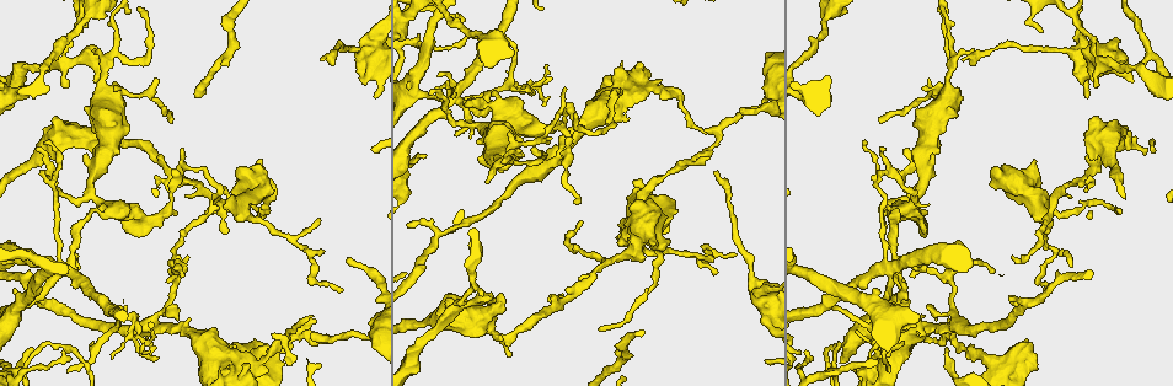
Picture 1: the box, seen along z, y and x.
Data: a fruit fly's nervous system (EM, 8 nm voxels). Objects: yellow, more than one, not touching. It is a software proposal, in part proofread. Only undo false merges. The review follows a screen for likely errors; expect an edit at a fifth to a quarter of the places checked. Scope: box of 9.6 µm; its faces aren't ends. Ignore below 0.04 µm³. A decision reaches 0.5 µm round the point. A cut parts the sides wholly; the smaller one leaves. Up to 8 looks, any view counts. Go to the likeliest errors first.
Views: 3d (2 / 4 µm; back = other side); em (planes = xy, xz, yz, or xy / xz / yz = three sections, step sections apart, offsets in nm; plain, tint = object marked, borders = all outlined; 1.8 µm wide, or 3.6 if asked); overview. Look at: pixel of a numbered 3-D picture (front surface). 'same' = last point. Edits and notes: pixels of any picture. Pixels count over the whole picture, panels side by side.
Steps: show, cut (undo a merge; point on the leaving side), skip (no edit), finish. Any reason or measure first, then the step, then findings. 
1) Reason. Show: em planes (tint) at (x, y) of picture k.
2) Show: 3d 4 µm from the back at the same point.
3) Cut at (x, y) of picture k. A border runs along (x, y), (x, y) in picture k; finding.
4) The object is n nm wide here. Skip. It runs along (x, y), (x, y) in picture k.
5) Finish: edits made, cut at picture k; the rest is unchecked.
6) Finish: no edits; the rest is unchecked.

Closes a loop. Show: 3d 4 µm at (235, 369) of picture 1.

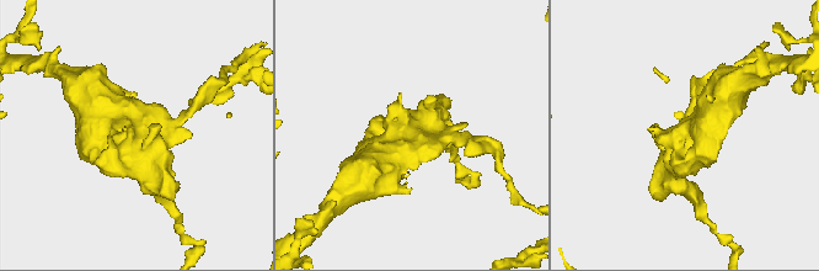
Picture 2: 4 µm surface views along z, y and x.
Show: em planes (plain) at (689, 131) of picture 2.

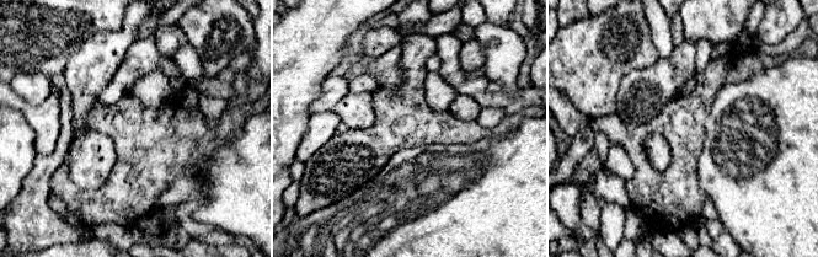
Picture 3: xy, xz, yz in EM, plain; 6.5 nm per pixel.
With the object marked. Show: em planes (tint) at the same point.

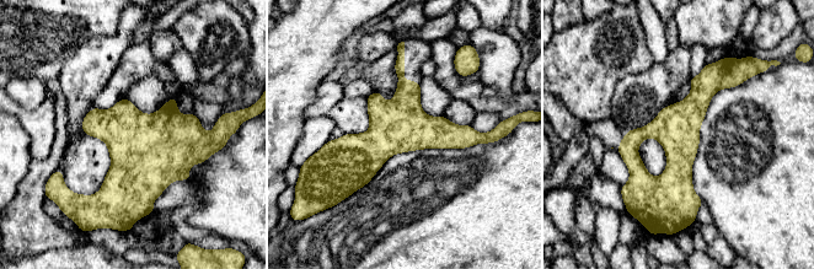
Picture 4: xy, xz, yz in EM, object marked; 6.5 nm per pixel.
The object is 300 nm wide here. Skip. It runs along (478, 139), (332, 146) in picture 4; continuous, no second cell.

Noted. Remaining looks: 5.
Three-way junction. Show: 3d 2 µm from the back at (1125, 145) of picture 1.

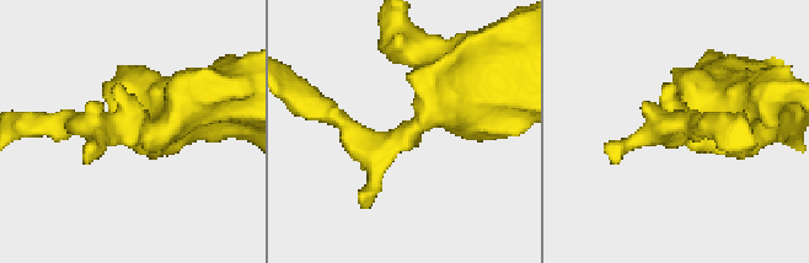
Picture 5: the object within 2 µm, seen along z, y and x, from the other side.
Shape alone is not enough. Show: em planes (borders) at (677, 125) of picture 5.

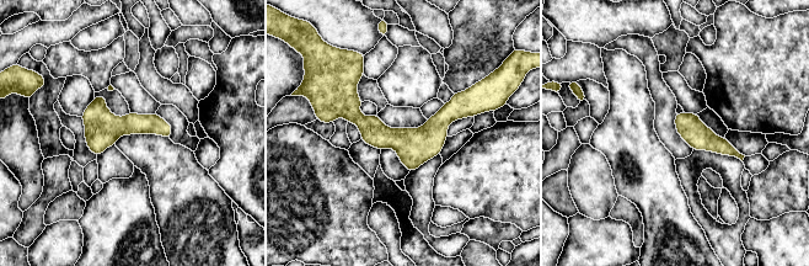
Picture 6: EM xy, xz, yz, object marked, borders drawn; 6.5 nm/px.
The object is 170 nm wide here. Skip. Continuous, no second cell.

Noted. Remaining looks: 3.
Calibre changes. Show: 3d 4 µm at (368, 55) of picture 1.

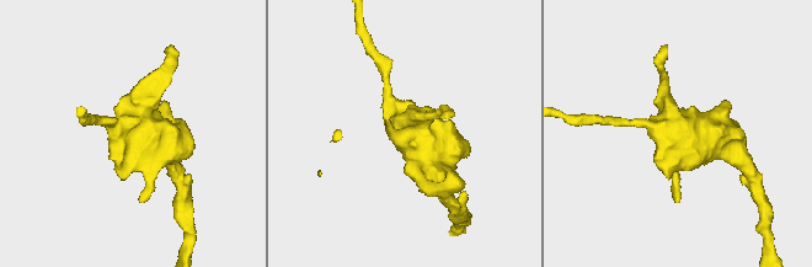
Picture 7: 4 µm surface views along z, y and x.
Show: em 3.6 µm planes (tint) at (126, 130) of picture 7.

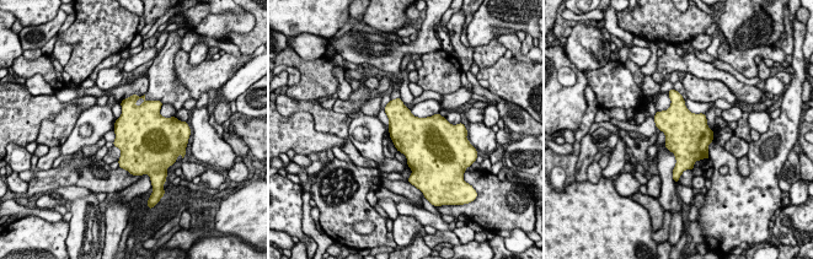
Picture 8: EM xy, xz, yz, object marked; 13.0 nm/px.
Skip. Continuous, no second cell.

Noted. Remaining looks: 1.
Arms part here. Show: em planes (borders) at (902, 210) of picture 1.

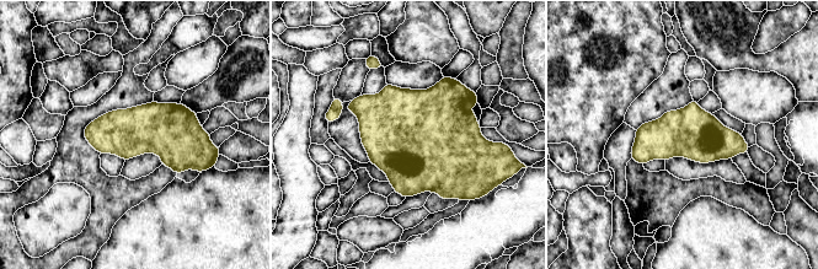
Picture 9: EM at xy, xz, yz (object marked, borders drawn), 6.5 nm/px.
The object is 340 nm wide here. Skip. All the same cell.

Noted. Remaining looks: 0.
Finish: no edits; the rest is unchecked.

